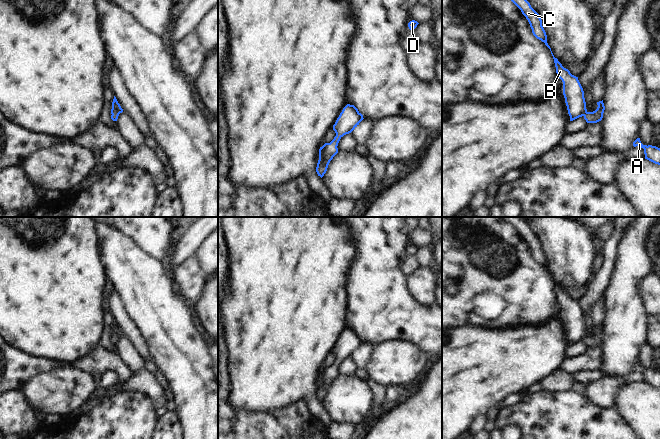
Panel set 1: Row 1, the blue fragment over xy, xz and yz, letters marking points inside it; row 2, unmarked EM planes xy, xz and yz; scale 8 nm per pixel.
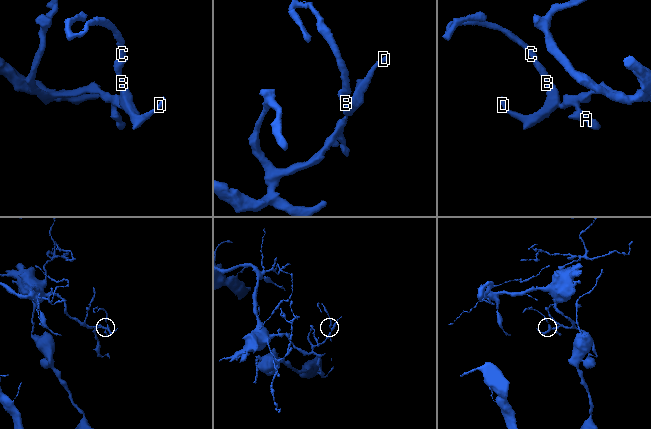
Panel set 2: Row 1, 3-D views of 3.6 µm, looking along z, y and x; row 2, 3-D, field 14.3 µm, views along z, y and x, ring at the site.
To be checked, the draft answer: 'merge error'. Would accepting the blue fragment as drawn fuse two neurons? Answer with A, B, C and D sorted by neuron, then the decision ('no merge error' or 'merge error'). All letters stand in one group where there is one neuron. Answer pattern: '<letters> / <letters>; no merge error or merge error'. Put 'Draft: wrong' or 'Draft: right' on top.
Draft: wrong
A B C D; no merge error

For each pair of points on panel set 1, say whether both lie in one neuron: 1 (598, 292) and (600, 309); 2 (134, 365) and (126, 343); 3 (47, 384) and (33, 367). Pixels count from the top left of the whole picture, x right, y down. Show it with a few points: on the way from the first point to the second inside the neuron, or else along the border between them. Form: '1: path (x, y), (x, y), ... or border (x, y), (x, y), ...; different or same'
1: border (603, 295), (592, 304), (589, 315); different
2: path (134, 360), (126, 348); same
3: border (62, 366), (33, 377), (22, 390); different

